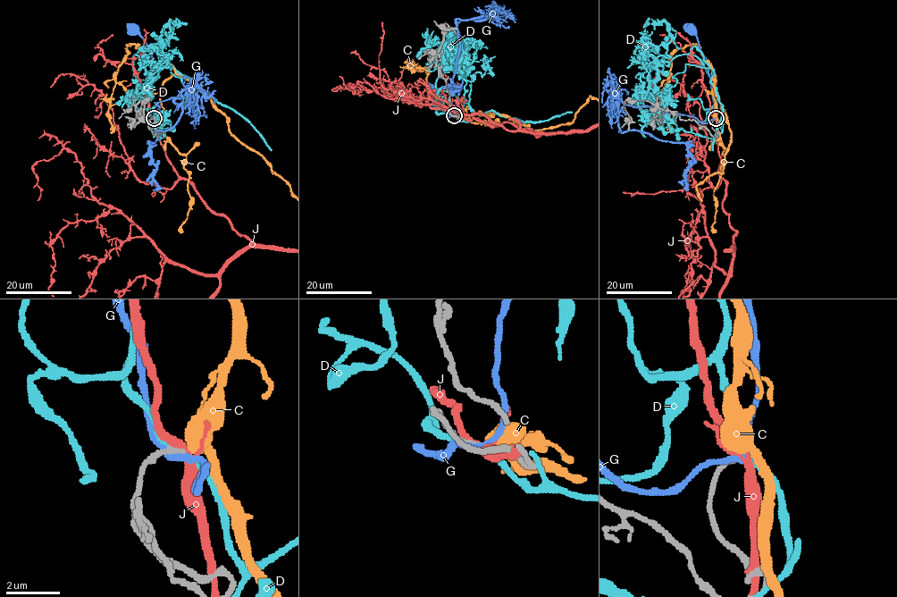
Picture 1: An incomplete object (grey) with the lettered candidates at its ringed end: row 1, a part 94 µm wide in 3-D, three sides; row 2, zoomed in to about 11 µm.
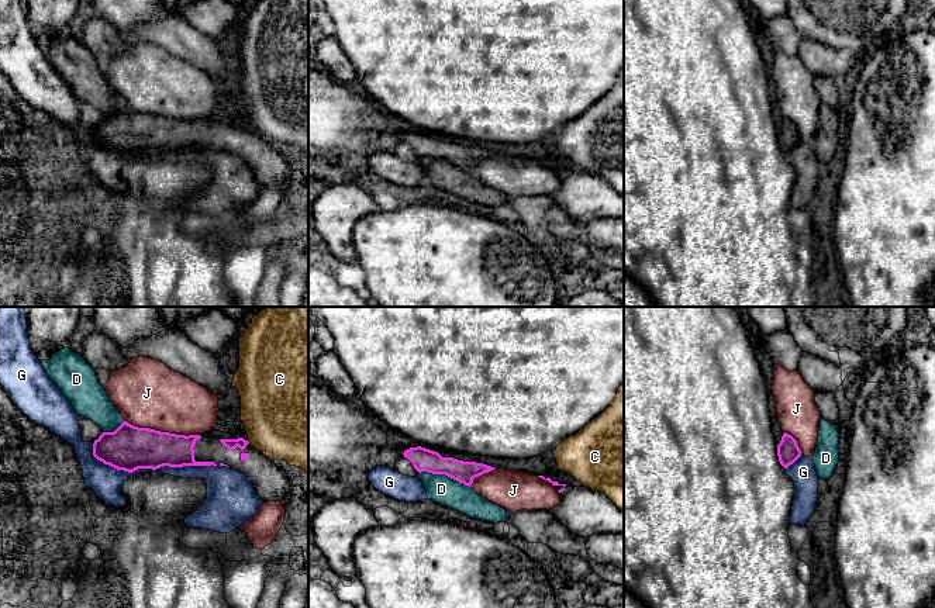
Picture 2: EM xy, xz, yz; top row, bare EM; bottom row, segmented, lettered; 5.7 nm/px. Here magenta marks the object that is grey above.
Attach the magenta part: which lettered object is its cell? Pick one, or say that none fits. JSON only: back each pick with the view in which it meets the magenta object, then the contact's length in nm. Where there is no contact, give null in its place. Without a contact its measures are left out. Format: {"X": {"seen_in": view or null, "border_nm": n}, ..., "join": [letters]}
{"join": []}

